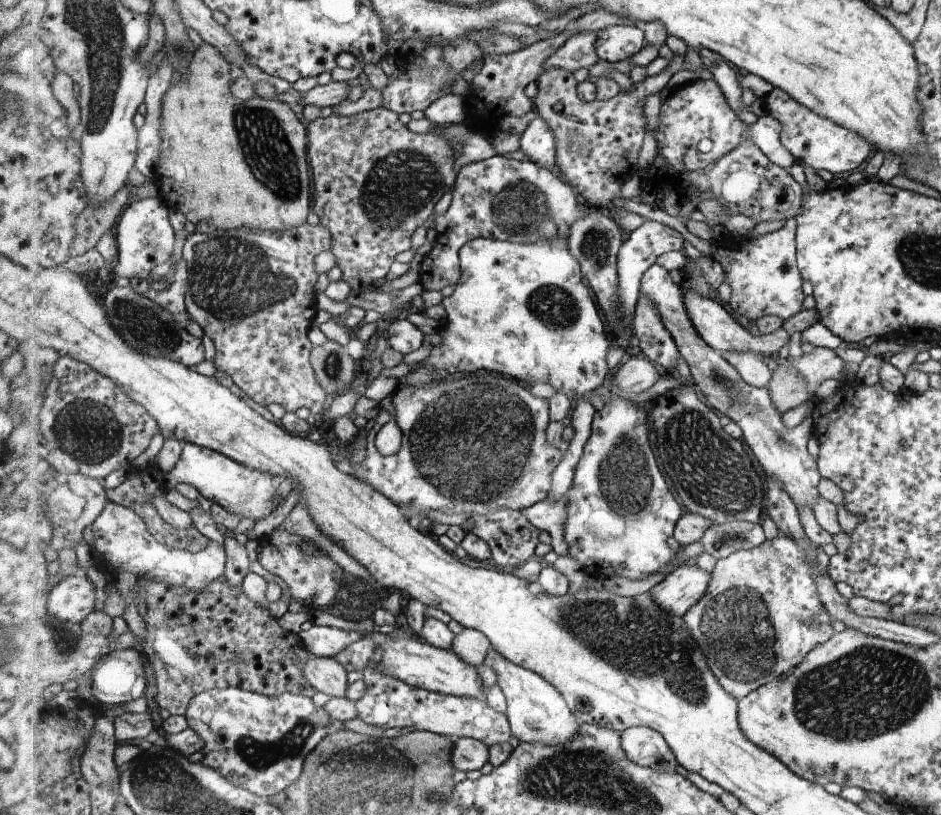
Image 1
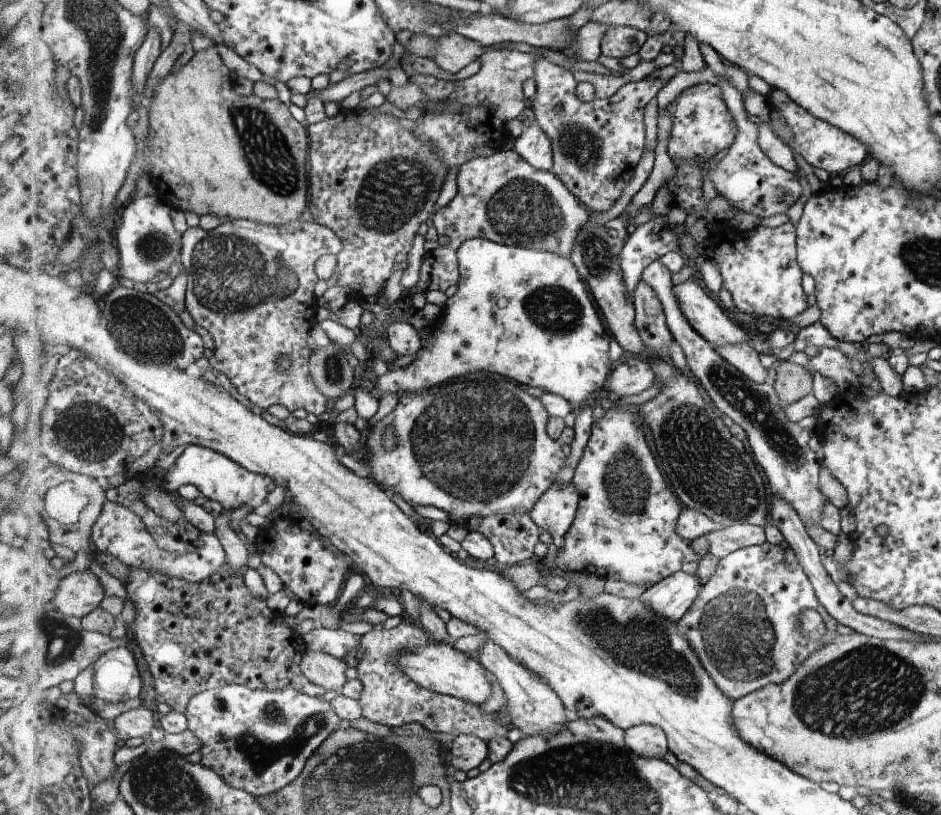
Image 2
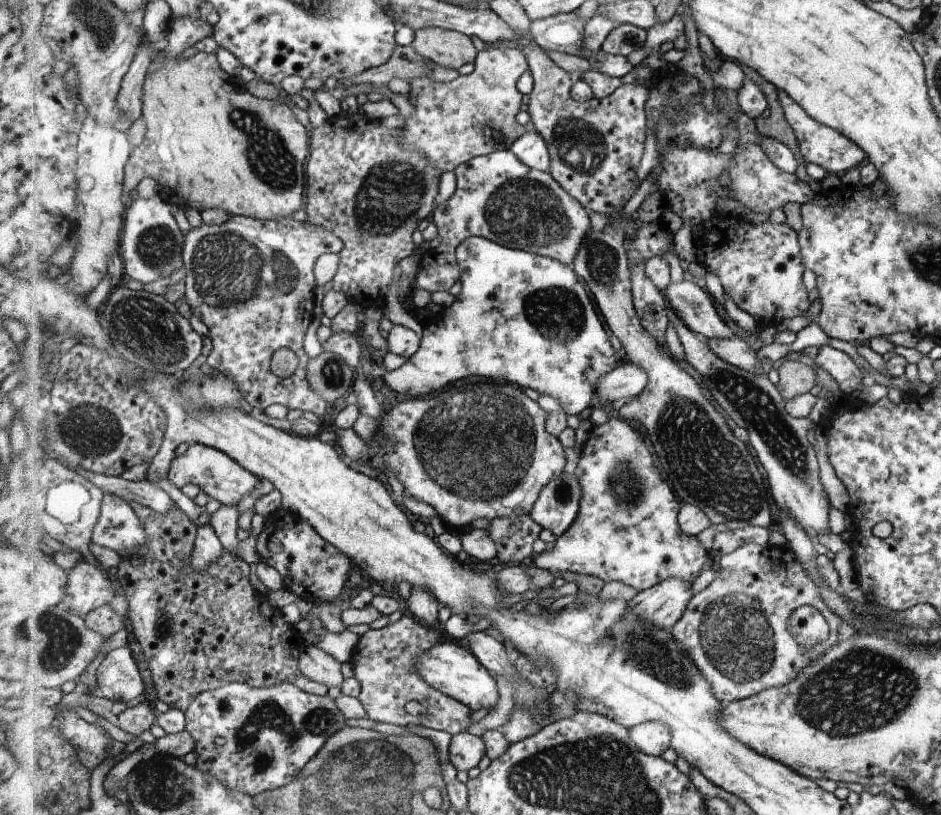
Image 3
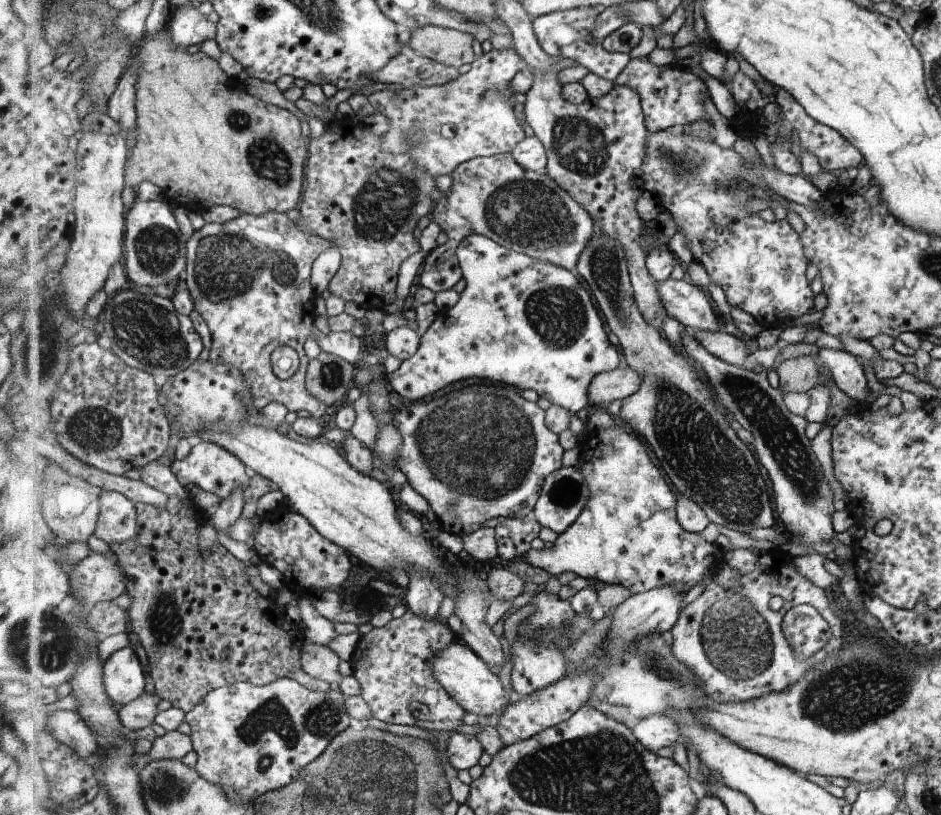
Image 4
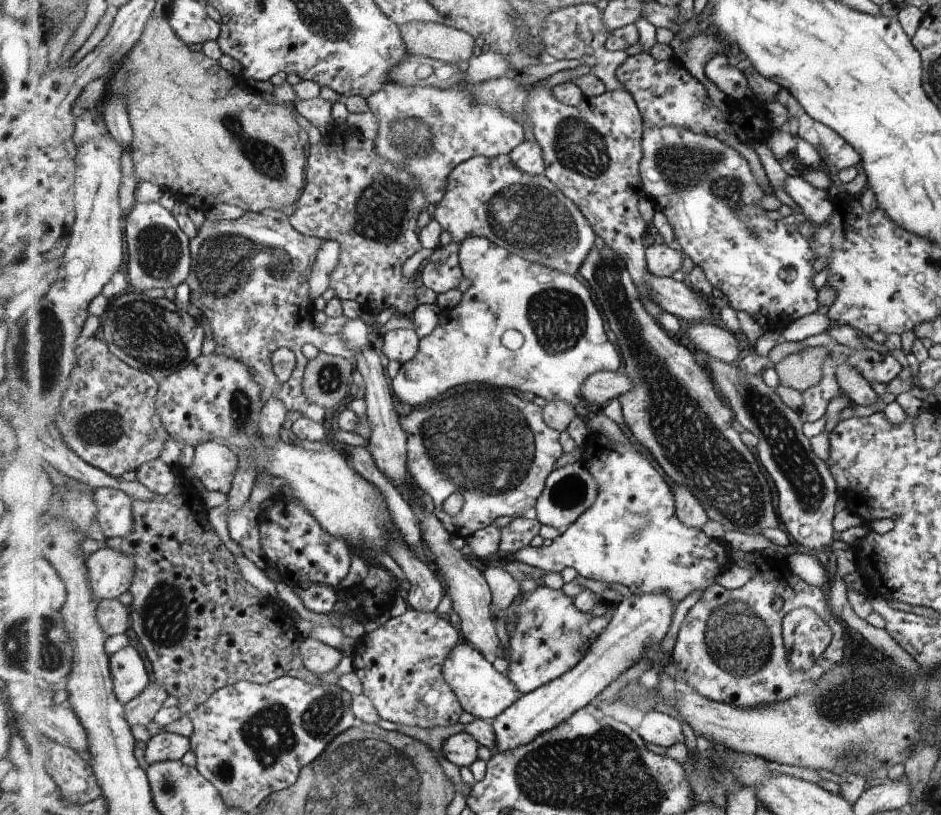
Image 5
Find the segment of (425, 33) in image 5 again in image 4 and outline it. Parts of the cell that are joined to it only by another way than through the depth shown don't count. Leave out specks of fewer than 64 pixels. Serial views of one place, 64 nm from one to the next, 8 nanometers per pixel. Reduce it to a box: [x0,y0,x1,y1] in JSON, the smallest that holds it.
[407,25,476,70]

